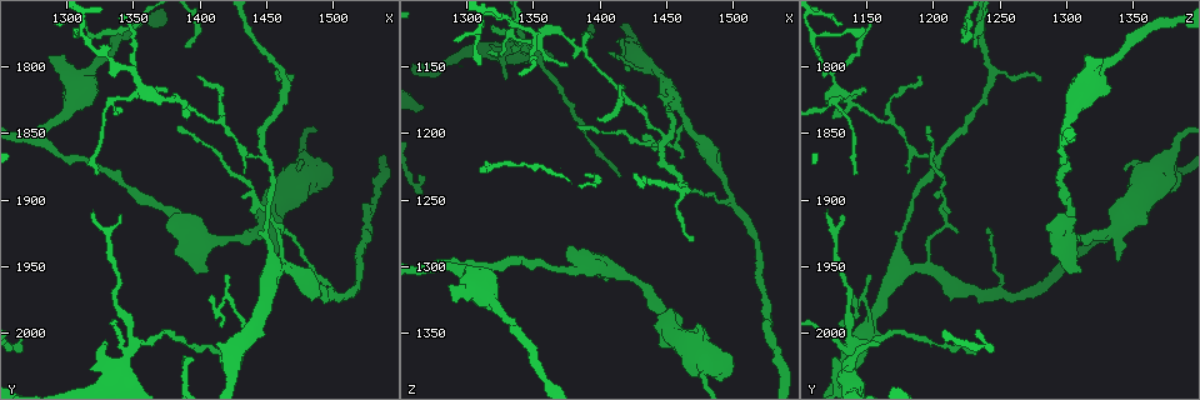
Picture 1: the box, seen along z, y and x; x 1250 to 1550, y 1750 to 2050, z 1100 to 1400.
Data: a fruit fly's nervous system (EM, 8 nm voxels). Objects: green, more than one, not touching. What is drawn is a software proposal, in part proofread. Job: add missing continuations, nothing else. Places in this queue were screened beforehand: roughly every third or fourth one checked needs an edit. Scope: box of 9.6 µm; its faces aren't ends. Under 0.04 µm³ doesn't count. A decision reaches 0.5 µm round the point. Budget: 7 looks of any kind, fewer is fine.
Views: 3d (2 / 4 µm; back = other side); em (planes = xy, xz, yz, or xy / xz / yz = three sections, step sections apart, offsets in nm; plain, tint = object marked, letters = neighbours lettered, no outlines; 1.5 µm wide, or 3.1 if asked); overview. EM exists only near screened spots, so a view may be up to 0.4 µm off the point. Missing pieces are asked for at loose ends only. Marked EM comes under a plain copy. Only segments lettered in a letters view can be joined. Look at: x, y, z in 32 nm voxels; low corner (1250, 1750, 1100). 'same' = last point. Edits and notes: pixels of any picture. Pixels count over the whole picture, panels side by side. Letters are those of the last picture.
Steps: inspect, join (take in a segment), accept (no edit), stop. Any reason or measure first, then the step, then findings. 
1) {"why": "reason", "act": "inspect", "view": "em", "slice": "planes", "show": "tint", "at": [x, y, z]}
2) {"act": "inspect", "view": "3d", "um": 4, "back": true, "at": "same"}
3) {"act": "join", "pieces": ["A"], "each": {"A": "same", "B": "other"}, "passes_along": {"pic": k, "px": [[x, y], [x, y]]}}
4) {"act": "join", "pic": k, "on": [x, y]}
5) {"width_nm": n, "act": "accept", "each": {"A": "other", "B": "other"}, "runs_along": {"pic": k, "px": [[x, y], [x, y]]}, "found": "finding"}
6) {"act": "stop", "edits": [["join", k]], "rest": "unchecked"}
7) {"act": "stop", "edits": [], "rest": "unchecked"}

{"why": "an open end", "act": "inspect", "view": "3d", "um": 4, "at": [1402, 1952, 1312]}

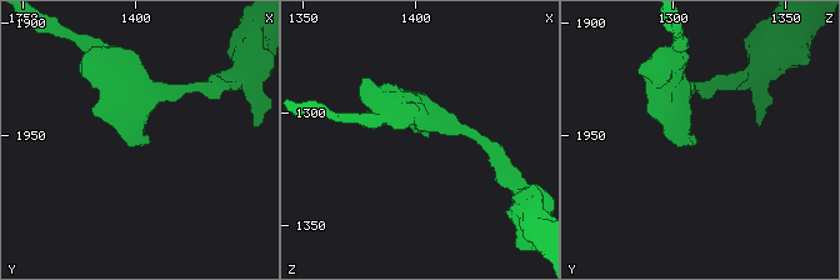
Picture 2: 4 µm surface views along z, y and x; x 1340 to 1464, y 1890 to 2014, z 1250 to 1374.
{"act": "inspect", "view": "em", "slice": "planes", "show": "tint", "at": [1404, 1954, 1312]}

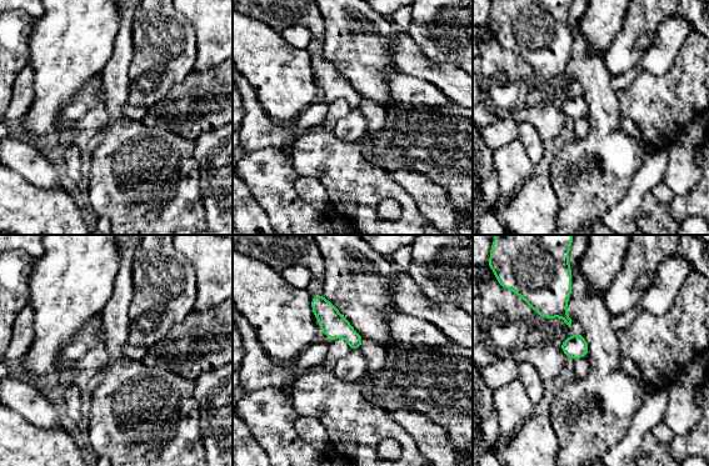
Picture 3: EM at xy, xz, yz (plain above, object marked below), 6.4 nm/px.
{"why": "what lies round it", "act": "inspect", "view": "em", "slice": "planes", "show": "letters", "at": "same"}

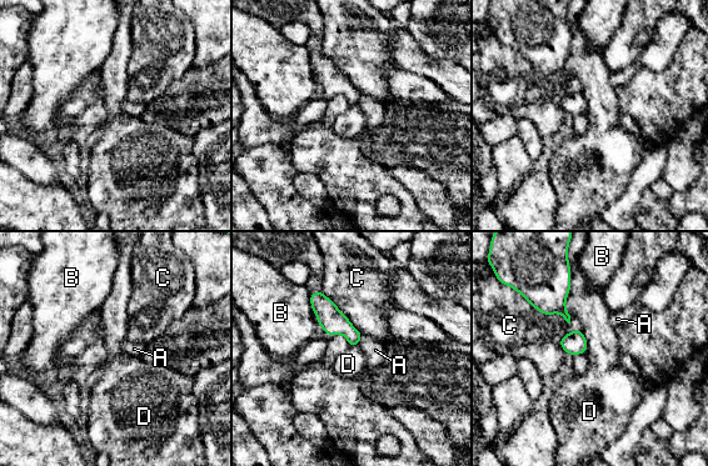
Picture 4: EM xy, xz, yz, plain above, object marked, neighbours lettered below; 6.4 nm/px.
{"act": "accept", "each": {"A": "other", "B": "other", "C": "other", "D": "other"}, "border": {"pic": 4, "px": [[571, 267], [566, 300], [569, 324]]}, "found": "no lettered segment goes on from it"}

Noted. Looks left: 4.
{"why": "long arm stops here", "act": "inspect", "view": "3d", "um": 4, "at": [1416, 2012, 1234]}

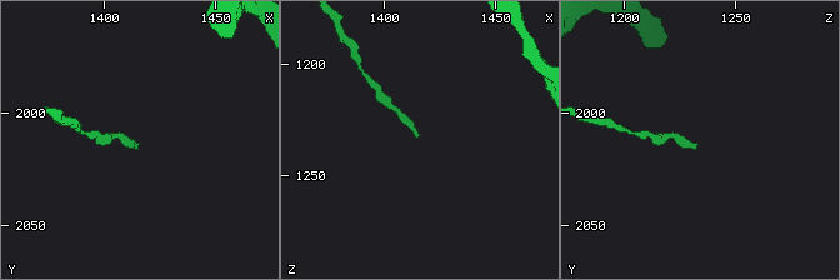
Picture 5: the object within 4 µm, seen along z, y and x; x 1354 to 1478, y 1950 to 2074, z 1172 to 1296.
{"act": "inspect", "view": "em", "slice": "planes", "show": "letters", "at": [1415, 2012, 1232]}

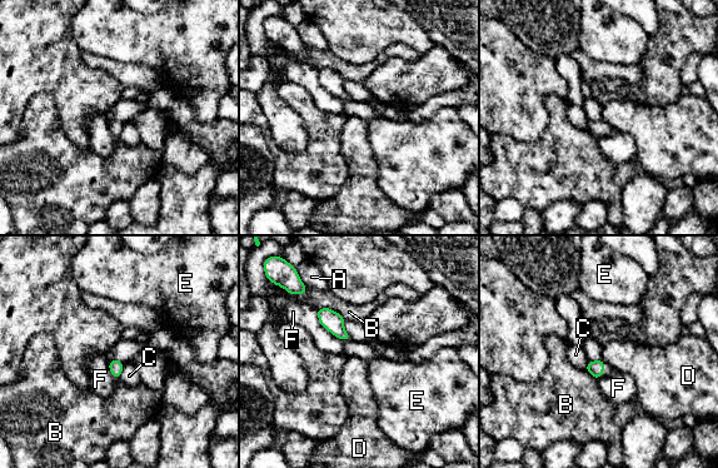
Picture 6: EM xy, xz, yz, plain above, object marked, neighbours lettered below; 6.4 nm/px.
{"act": "accept", "each": {"A": "other", "B": "other", "C": "other", "D": "other", "E": "other", "F": "other"}, "border": {"pic": 6, "px": [[601, 358], [606, 363]]}, "found": "none of them fits"}

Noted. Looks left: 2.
{"act": "inspect", "view": "3d", "um": 2, "at": [1342, 1912, 1134]}

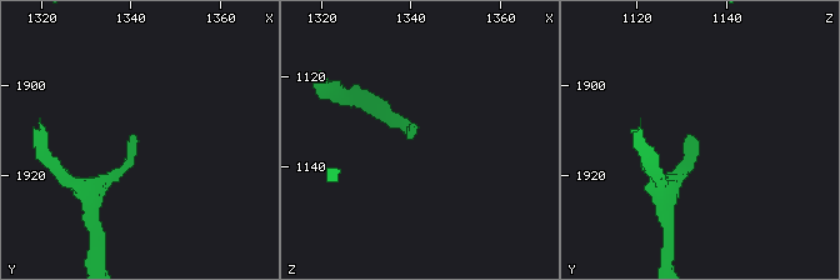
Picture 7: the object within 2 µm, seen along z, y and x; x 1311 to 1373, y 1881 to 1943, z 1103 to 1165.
{"act": "inspect", "view": "em", "slice": "planes", "show": "letters", "at": [1341, 1911, 1132]}

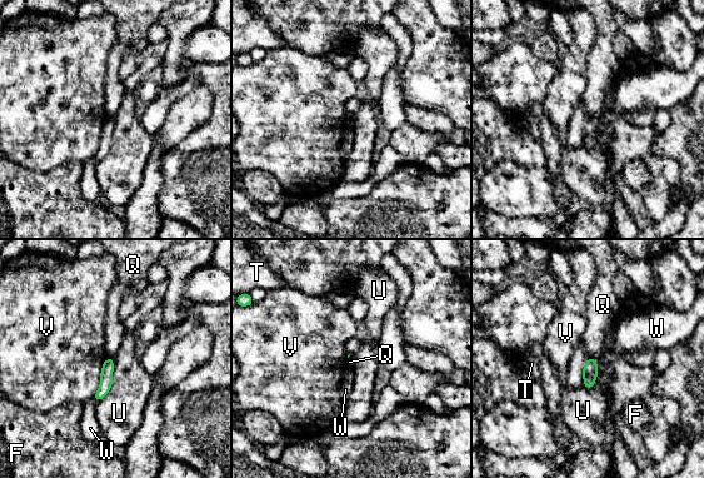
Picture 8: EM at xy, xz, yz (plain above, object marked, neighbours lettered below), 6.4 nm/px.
{"act": "accept", "each": {"F": "other", "Q": "other", "T": "other", "U": "other", "V": "other", "W": "other"}, "border": {"pic": 8, "px": [[113, 358], [111, 387], [99, 402]]}, "found": "none of them fits"}

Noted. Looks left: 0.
{"act": "stop", "edits": [], "rest": "unchecked"}

